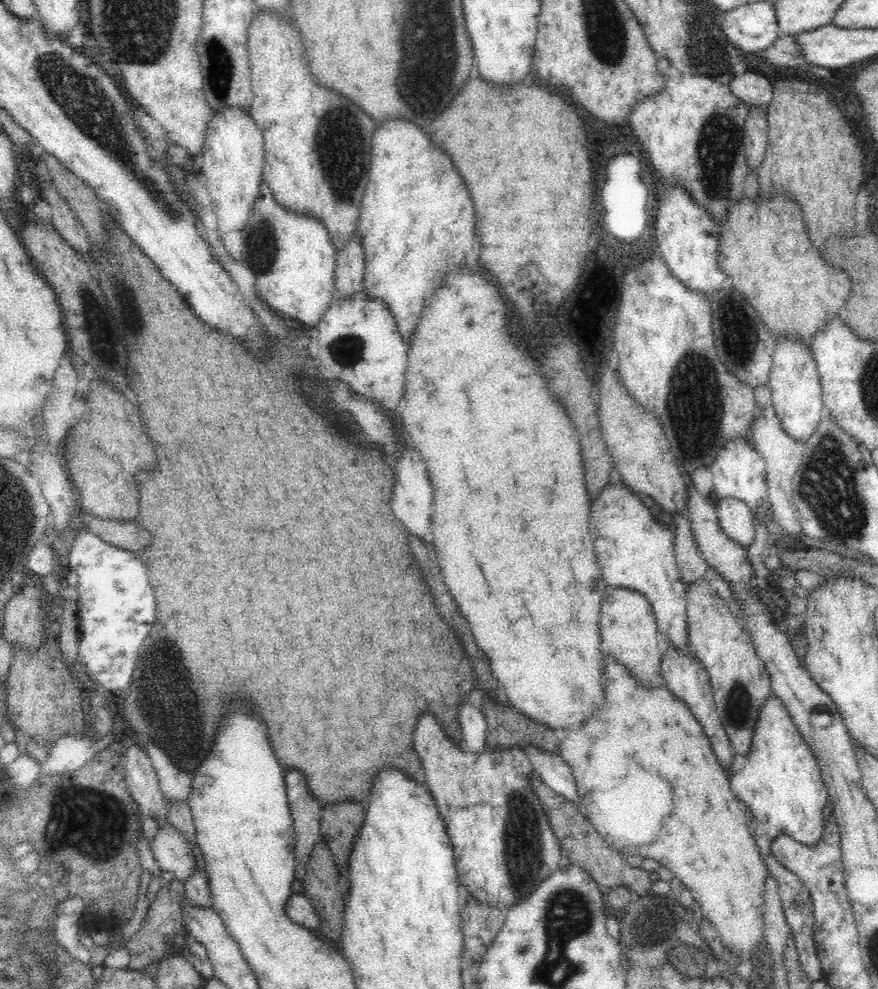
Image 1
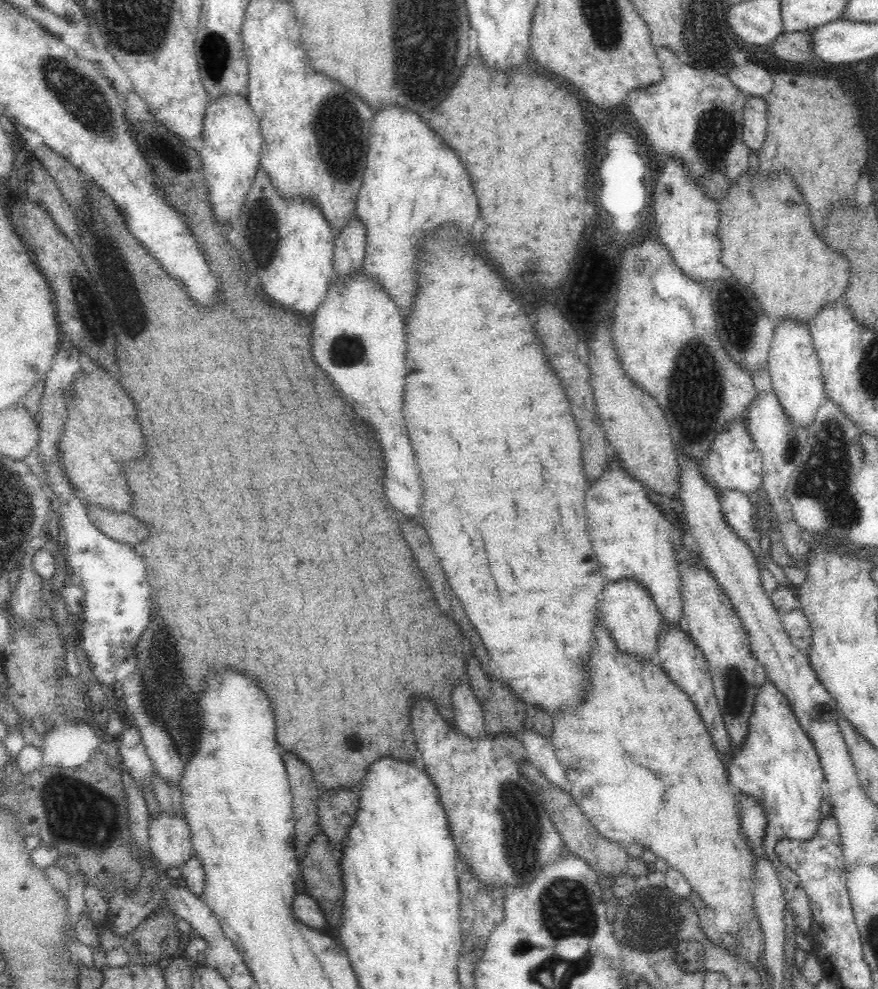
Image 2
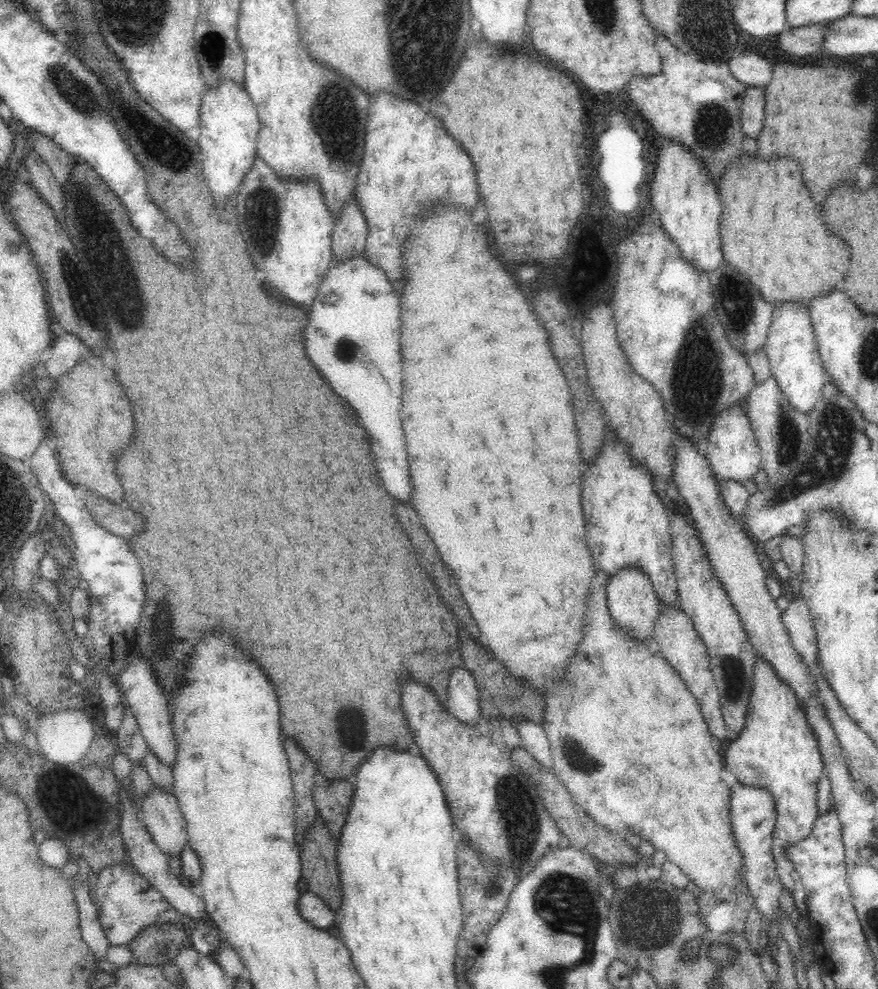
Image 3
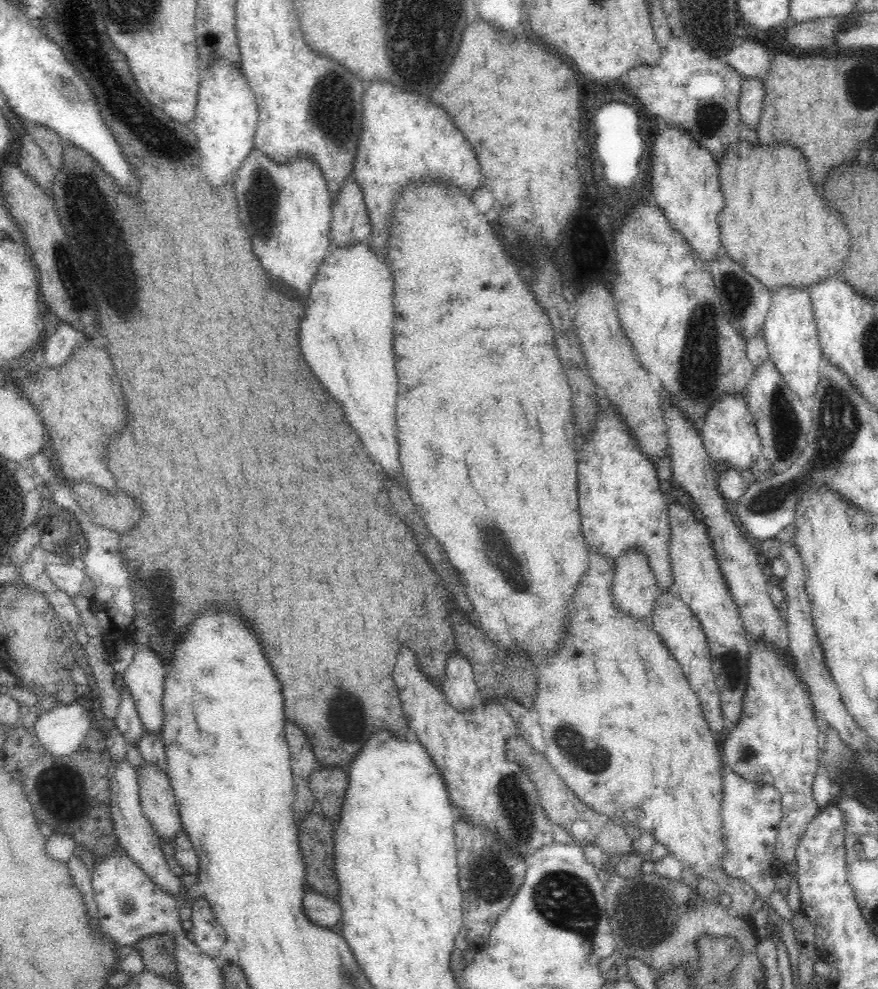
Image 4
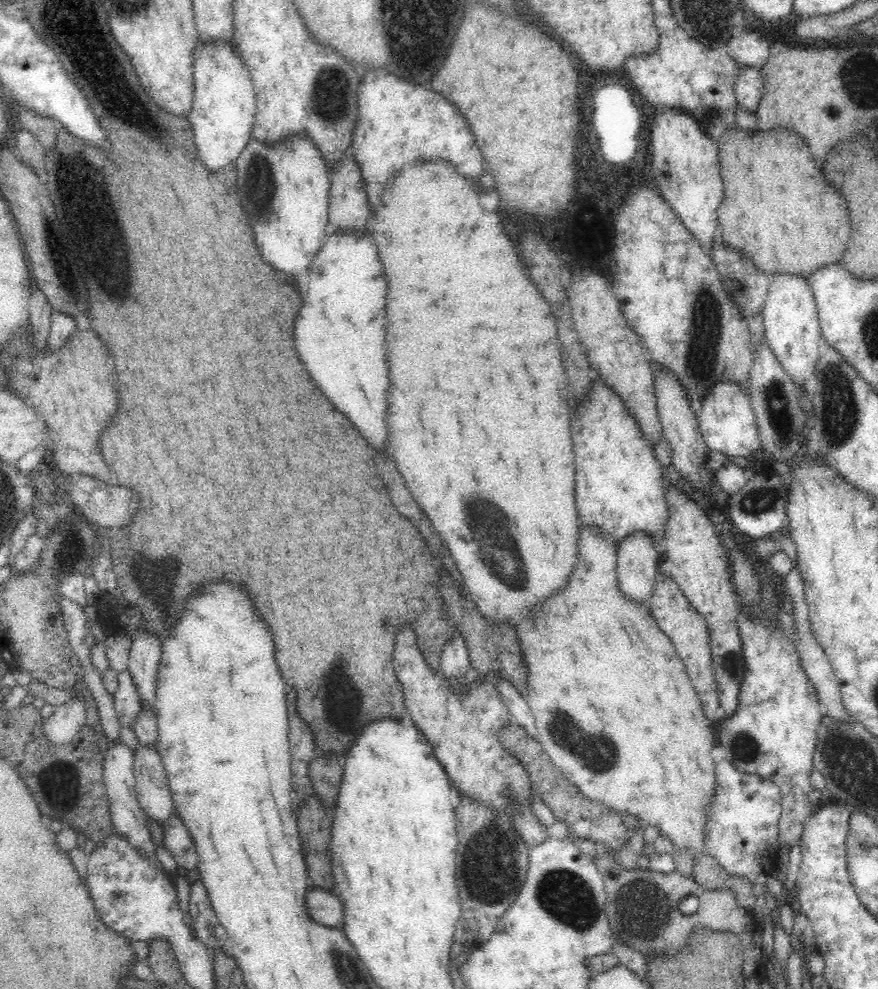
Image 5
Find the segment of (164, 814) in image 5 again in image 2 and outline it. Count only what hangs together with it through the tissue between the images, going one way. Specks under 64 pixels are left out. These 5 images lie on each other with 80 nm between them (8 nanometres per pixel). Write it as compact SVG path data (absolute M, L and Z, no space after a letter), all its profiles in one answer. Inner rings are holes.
M160 813L148 825L149 845L160 868L182 870L195 854L191 841L191 828L184 817Z

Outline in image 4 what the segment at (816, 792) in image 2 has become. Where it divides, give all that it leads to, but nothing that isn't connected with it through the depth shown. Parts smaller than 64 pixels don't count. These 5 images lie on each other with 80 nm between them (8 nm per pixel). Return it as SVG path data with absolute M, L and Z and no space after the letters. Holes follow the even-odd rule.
M756 639L750 640L750 672L748 675L748 686L746 688L746 696L744 696L744 707L740 717L740 720L732 727L732 730L728 733L726 732L726 738L721 742L722 744L722 760L723 766L730 767L735 774L740 775L740 777L748 781L760 781L772 785L774 789L778 790L781 794L780 807L782 807L782 814L780 816L780 822L777 830L777 838L774 848L774 858L777 864L788 871L790 878L792 878L793 870L790 868L792 861L795 856L795 848L798 846L802 835L806 832L808 823L819 813L818 805L816 804L815 798L813 797L813 780L818 771L818 739L820 738L820 728L818 727L818 722L816 721L816 716L814 715L814 707L812 707L810 693L807 687L803 683L800 677L787 666L787 662L781 658L779 652L775 652L774 648L767 646L765 642L757 642Z

